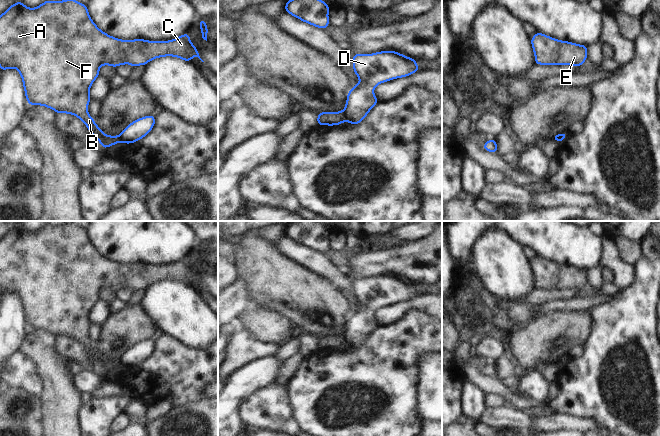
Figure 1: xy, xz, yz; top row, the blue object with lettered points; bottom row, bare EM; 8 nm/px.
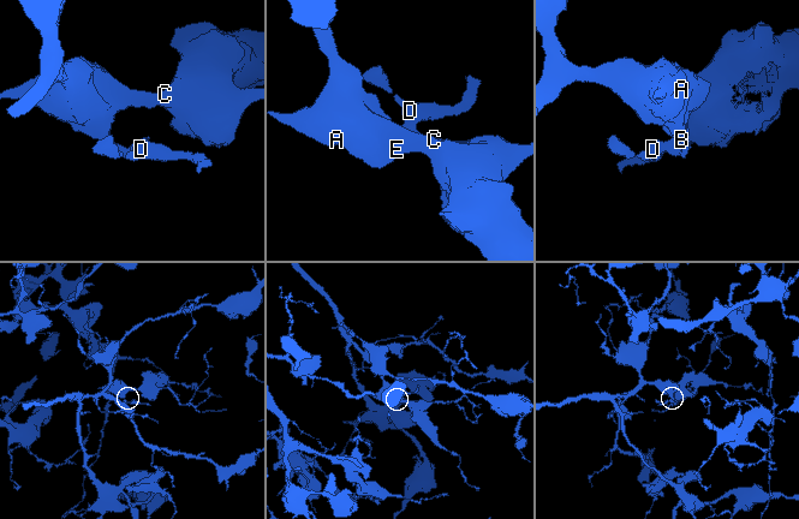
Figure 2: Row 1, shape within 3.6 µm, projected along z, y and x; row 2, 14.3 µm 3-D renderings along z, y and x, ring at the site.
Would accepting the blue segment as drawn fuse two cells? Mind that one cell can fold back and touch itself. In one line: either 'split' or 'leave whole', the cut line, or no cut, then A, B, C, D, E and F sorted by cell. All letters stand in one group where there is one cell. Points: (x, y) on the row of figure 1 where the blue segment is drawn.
split; cut xz (342, 111), (345, 120); groups A B C E F / D

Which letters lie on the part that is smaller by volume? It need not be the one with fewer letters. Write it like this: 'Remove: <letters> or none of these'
Remove: D.

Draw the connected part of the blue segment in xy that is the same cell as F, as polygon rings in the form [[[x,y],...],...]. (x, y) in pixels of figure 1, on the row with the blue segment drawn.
[[[46,0],[36,8],[28,8],[21,1],[11,5],[0,15],[0,69],[16,68],[23,80],[25,96],[29,105],[43,105],[59,113],[77,116],[101,143],[103,149],[121,142],[119,136],[108,136],[95,124],[88,114],[87,106],[91,100],[89,89],[99,76],[101,65],[117,67],[126,63],[133,67],[146,65],[149,61],[164,56],[174,56],[190,62],[196,56],[204,62],[190,42],[188,33],[171,41],[147,41],[144,39],[120,40],[101,31],[89,16],[87,6],[76,0],[52,2]]]

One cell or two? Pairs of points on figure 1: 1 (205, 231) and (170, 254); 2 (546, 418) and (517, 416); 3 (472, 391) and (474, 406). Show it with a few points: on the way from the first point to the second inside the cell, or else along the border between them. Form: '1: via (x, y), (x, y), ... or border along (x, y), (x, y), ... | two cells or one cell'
1: border along (192, 231), (198, 241) | two cells
2: via (539, 421), (524, 421) | one cell
3: via (472, 395), (473, 402) | one cell

